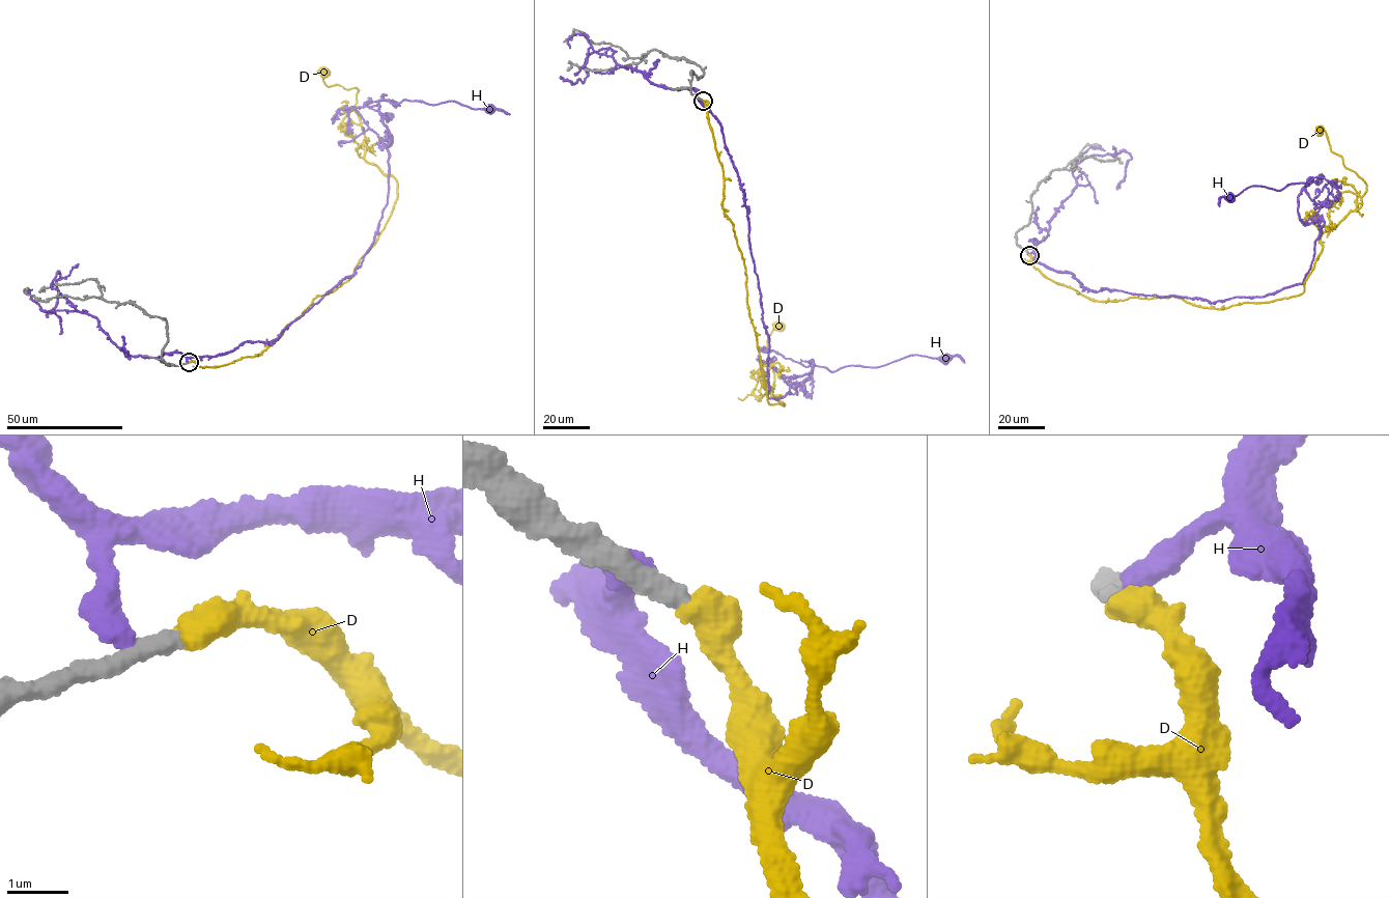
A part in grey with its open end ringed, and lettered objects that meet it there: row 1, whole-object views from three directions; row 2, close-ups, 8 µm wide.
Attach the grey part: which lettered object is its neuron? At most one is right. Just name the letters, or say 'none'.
D

